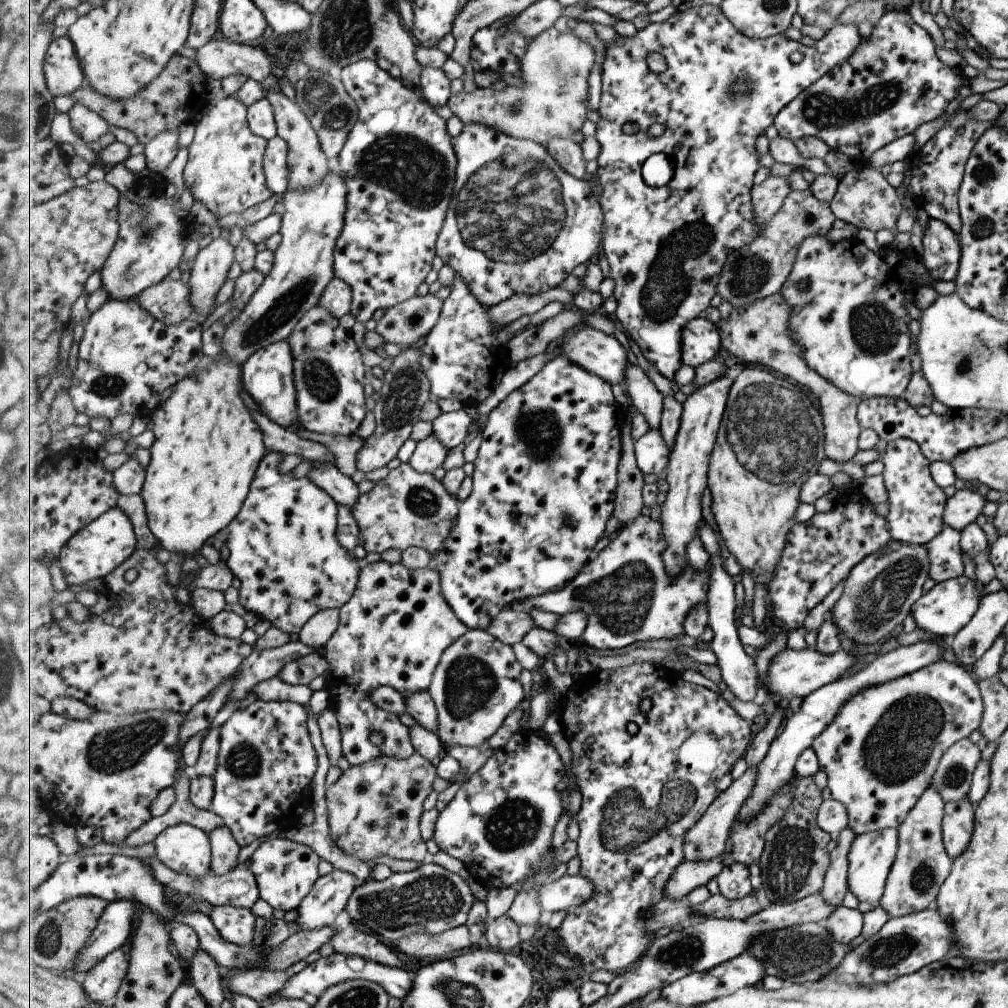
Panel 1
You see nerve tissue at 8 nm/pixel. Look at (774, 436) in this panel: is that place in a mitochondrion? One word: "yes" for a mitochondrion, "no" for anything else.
yes

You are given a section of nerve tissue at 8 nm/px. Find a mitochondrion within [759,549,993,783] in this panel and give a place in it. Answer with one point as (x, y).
(879, 601)

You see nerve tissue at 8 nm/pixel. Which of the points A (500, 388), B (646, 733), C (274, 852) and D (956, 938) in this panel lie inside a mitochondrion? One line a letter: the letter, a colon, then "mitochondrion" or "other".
A: other
B: other
C: other
D: other

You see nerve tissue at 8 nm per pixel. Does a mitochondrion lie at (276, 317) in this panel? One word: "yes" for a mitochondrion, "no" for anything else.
yes

